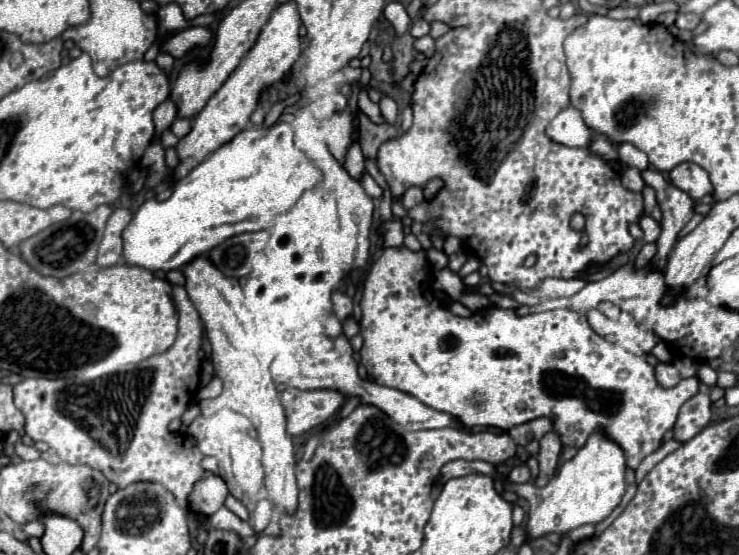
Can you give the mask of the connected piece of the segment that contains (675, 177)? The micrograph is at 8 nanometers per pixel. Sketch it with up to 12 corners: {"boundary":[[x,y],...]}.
{"boundary":[[681,163],[669,179],[695,201],[713,193],[705,169]]}

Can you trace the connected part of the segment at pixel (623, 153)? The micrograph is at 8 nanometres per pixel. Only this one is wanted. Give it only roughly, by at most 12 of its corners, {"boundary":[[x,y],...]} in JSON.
{"boundary":[[629,143],[615,145],[621,163],[649,169],[649,159]]}

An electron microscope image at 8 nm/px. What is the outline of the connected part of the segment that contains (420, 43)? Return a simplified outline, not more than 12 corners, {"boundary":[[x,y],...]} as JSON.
{"boundary":[[431,35],[415,39],[413,47],[425,57],[435,51]]}

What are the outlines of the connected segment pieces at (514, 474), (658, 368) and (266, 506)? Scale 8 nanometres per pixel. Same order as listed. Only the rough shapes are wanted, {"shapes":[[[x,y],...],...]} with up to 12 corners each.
{"shapes":[[[517,465],[509,473],[511,483],[525,483],[531,479],[527,465]],[[657,363],[657,383],[665,389],[681,381],[671,363]],[[261,501],[253,511],[253,529],[261,533],[273,511],[269,501]]]}

